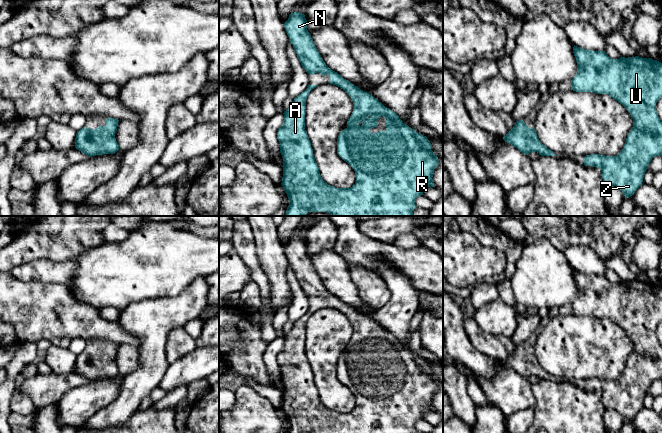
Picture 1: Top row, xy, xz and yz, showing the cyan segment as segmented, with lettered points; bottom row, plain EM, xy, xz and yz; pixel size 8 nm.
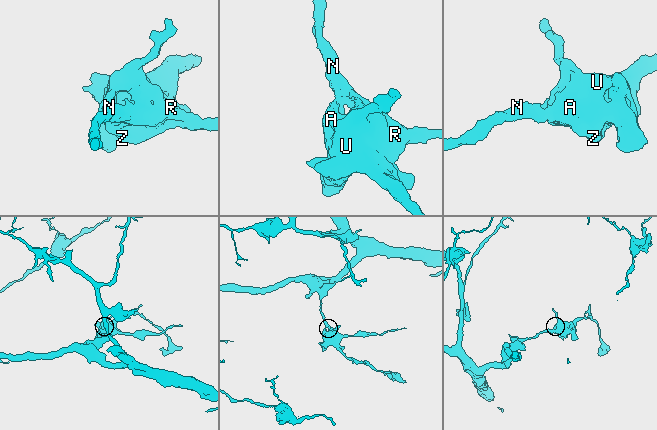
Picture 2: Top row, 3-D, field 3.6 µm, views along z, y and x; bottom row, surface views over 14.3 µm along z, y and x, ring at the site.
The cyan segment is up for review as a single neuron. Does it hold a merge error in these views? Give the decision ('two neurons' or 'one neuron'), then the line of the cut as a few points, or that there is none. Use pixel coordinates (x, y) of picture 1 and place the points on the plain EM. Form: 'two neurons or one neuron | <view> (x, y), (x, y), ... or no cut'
one neuron | no cut

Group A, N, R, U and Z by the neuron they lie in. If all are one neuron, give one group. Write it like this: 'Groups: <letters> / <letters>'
Groups: A N R U Z

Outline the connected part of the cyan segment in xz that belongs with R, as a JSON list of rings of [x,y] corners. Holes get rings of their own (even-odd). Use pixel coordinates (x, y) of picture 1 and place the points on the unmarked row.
[[[291,237],[284,251],[306,296],[309,299],[328,299],[330,308],[343,313],[353,325],[353,336],[347,345],[347,351],[337,362],[337,378],[354,393],[356,402],[355,408],[350,412],[336,412],[322,403],[305,354],[306,323],[318,309],[308,309],[304,316],[294,322],[291,331],[284,335],[283,349],[277,356],[283,382],[281,409],[289,423],[287,433],[415,433],[415,423],[424,419],[424,413],[435,411],[432,401],[439,385],[431,374],[428,362],[406,349],[394,335],[385,331],[372,318],[331,294],[323,285],[307,254],[304,238]],[[381,340],[386,343],[386,354],[370,356],[370,353],[378,350]]]

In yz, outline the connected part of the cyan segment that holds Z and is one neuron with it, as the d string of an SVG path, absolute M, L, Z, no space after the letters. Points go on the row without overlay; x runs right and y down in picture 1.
M575 269L573 277L577 298L571 304L571 314L608 318L622 328L633 343L633 351L618 379L591 378L584 381L585 390L600 392L604 407L616 410L625 422L629 422L642 409L652 382L662 381L662 346L656 335L656 327L662 321L662 287L639 280L611 283L605 275L585 274Z

